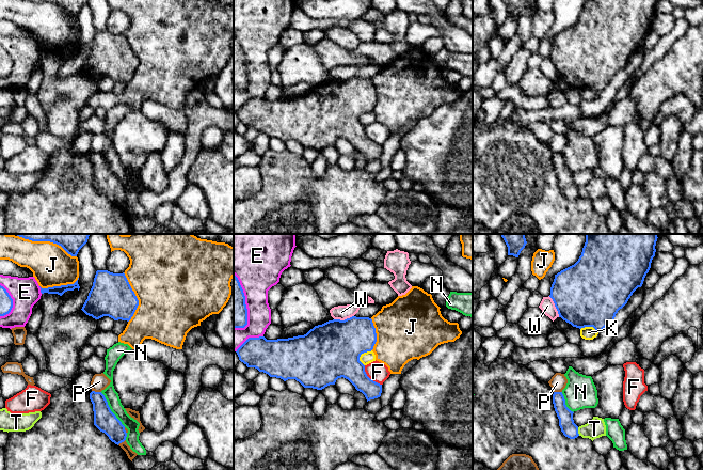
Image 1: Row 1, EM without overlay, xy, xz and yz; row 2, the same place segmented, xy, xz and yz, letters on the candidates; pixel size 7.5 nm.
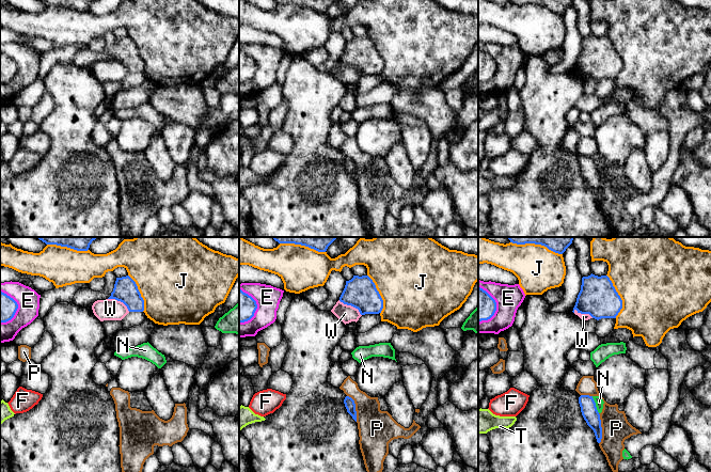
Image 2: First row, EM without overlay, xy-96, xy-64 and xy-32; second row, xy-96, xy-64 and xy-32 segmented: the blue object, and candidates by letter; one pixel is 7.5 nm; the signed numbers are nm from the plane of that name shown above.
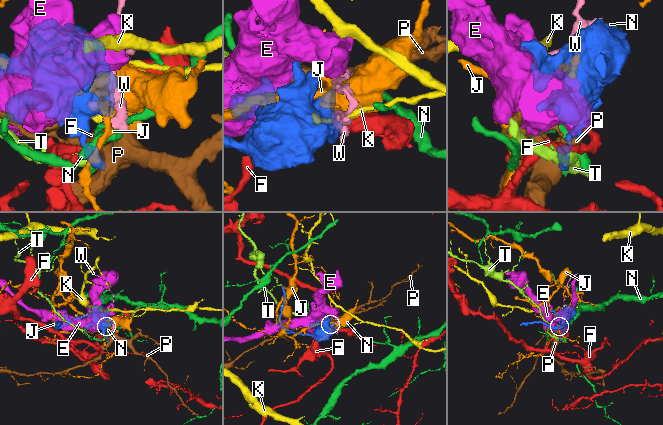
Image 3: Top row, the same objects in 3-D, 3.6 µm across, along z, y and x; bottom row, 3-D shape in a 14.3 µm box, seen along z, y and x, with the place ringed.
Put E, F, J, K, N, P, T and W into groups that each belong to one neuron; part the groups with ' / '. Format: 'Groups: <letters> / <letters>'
Groups: E / F / J / K / N / P W / T

